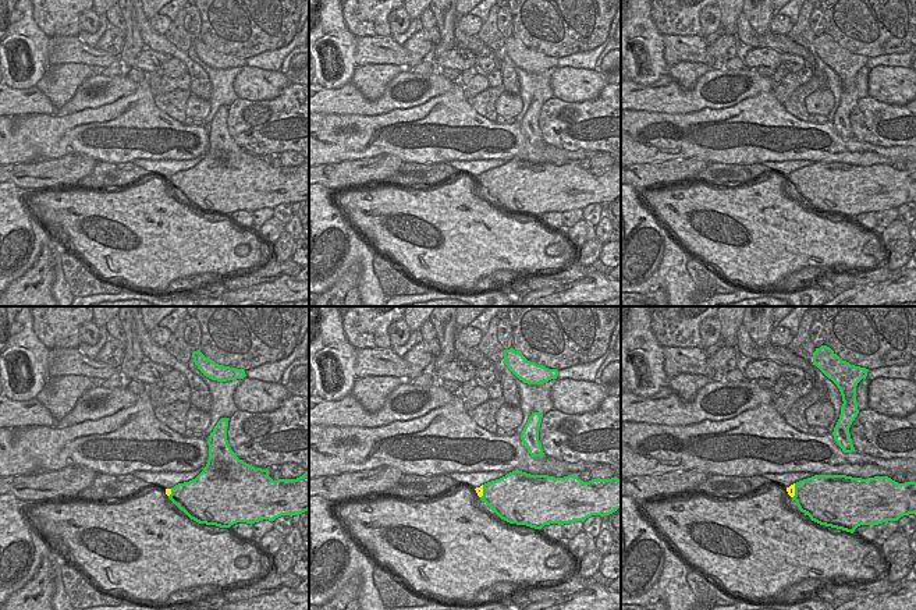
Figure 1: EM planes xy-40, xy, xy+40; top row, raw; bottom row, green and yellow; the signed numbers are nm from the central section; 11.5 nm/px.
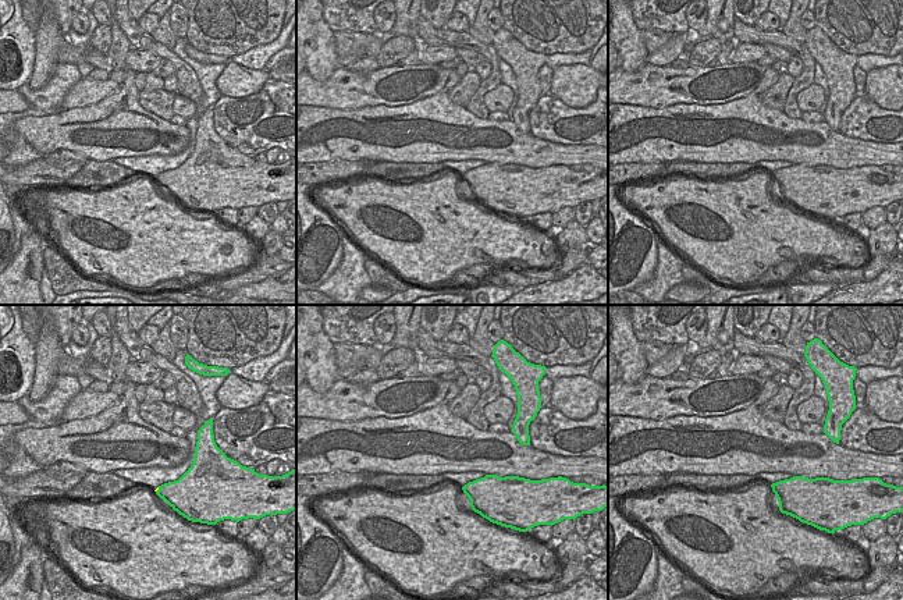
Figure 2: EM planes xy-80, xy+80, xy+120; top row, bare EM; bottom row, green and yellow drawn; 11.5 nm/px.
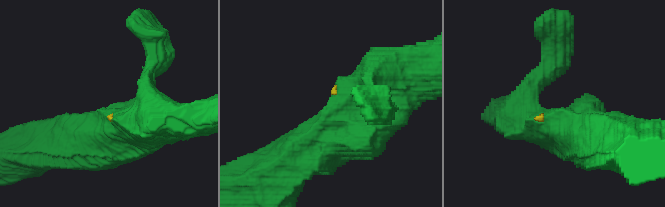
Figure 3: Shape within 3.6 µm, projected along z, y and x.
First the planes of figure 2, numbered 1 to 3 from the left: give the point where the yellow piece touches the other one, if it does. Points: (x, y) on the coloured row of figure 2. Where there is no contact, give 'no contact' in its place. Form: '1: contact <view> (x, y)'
1: contact xy-80 (157, 490)
2: no contact
3: no contact

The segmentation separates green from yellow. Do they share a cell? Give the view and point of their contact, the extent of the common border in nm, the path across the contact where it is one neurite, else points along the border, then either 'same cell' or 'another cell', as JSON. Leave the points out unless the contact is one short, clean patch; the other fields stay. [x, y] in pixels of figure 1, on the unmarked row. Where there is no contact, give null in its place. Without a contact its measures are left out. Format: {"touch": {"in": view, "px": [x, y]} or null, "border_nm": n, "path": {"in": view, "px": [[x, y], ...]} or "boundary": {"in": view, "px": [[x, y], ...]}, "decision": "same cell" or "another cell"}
{"touch": {"in": "xy+40", "px": [795, 178]}, "border_nm": 180, "boundary": {"in": "xy+40", "px": [[795, 171], [795, 183], [792, 185]]}, "decision": "another cell"}

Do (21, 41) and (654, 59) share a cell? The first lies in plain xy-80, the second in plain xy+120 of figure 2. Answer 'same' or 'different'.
different

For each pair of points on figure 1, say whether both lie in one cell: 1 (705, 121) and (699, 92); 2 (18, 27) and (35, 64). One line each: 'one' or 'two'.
1: two
2: one

